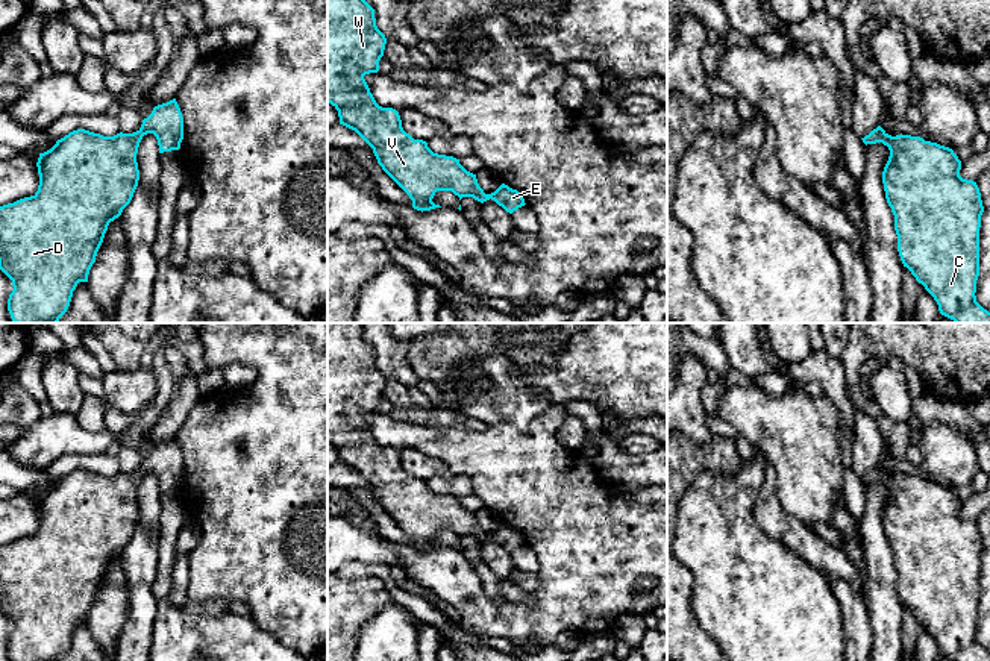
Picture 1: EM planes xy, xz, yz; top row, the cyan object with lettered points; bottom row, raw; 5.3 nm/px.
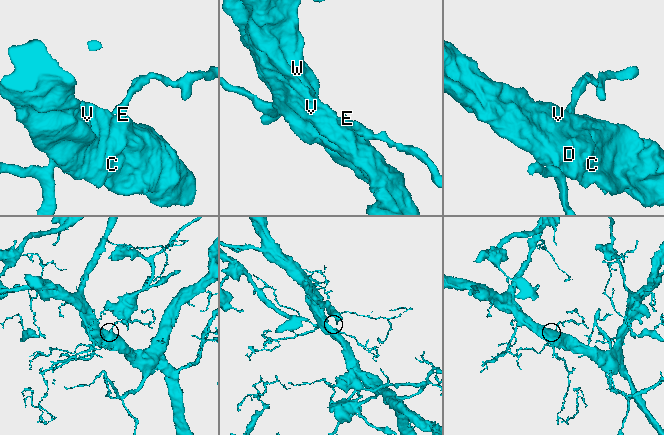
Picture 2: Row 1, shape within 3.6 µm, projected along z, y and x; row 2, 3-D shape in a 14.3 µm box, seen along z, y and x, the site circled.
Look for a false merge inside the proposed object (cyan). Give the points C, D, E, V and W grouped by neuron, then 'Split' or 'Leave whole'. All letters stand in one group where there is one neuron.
Groups: C D E V W. Leave whole

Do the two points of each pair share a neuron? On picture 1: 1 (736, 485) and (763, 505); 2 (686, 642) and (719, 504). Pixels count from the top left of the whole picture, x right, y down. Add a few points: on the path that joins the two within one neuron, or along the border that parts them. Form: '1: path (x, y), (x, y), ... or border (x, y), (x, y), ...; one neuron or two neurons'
1: border (763, 464), (754, 522), (764, 534); two neurons
2: border (692, 578), (692, 614), (714, 642); two neurons

